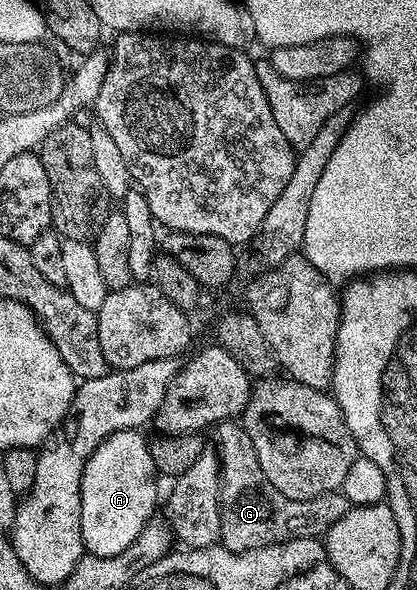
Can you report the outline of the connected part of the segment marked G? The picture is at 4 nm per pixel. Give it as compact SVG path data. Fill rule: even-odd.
M223 422L218 425L219 448L219 539L222 547L228 548L231 552L244 552L270 544L280 544L286 540L296 540L298 536L322 537L335 522L348 510L348 502L343 497L342 491L326 492L320 496L314 496L312 500L289 500L285 496L276 494L265 483L263 473L259 471L255 463L255 451L253 442L249 442L247 431L238 423Z

